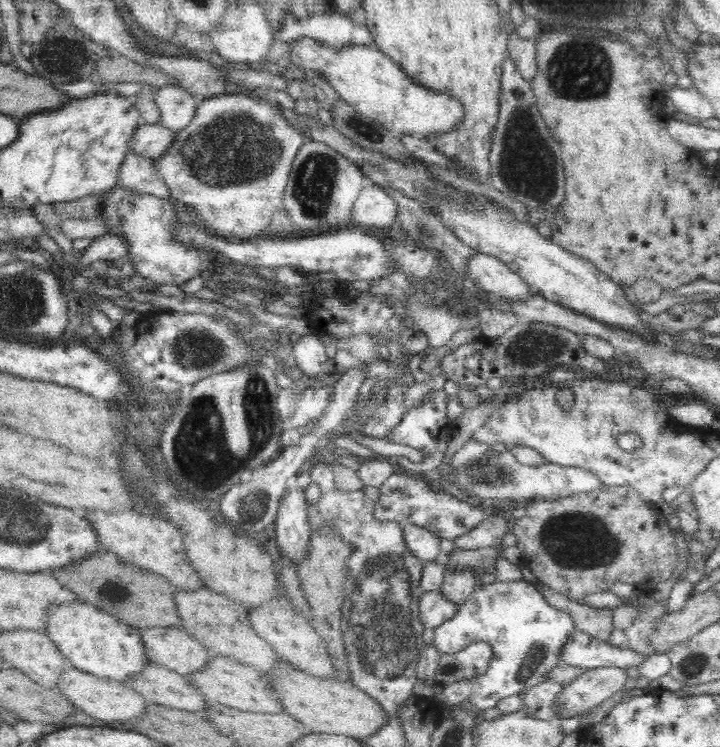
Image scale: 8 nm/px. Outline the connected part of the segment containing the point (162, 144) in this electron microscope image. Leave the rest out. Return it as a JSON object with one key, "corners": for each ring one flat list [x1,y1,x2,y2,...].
{"corners":[[141,124,131,136,131,152,146,159,160,158,170,148,175,134,161,124]]}

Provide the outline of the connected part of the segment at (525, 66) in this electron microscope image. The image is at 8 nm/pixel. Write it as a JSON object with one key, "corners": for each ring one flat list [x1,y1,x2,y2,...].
{"corners":[[511,31,507,48,509,58,515,63,520,75,527,82,532,82,537,72,536,40,522,38,516,31]]}

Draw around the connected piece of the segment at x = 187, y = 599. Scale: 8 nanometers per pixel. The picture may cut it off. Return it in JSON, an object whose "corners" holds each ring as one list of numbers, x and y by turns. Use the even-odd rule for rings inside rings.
{"corners":[[208,587,179,589,176,594,176,609,187,633,209,649,213,654,224,655,244,664,252,664,256,670,270,670,278,656,276,652,254,632,250,624,248,606,213,592]]}

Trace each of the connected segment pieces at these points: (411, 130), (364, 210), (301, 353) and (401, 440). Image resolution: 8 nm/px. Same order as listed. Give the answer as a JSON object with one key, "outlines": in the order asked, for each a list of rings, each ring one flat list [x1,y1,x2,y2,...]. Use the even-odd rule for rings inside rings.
{"outlines":[[[307,36,289,43,292,65,314,71,324,77,338,93,340,99,351,104,363,116,380,122,396,136,406,134,428,138,454,130,464,120,462,103,446,93,436,93,418,85,376,46,344,44,340,47,324,45]],[[368,183,351,210,352,221,362,226,390,226,396,221,397,207,384,188]],[[318,335,298,337,292,343,292,361,296,360,296,366,309,378,327,374,328,368,332,368]],[[436,390,435,394,426,396,425,403,420,407,414,407,403,414,400,422,385,436,390,443,406,444,420,449,424,453,424,470,434,470,446,461,446,440,449,436,445,426,450,420,447,416,447,400,449,396,443,390]]]}

